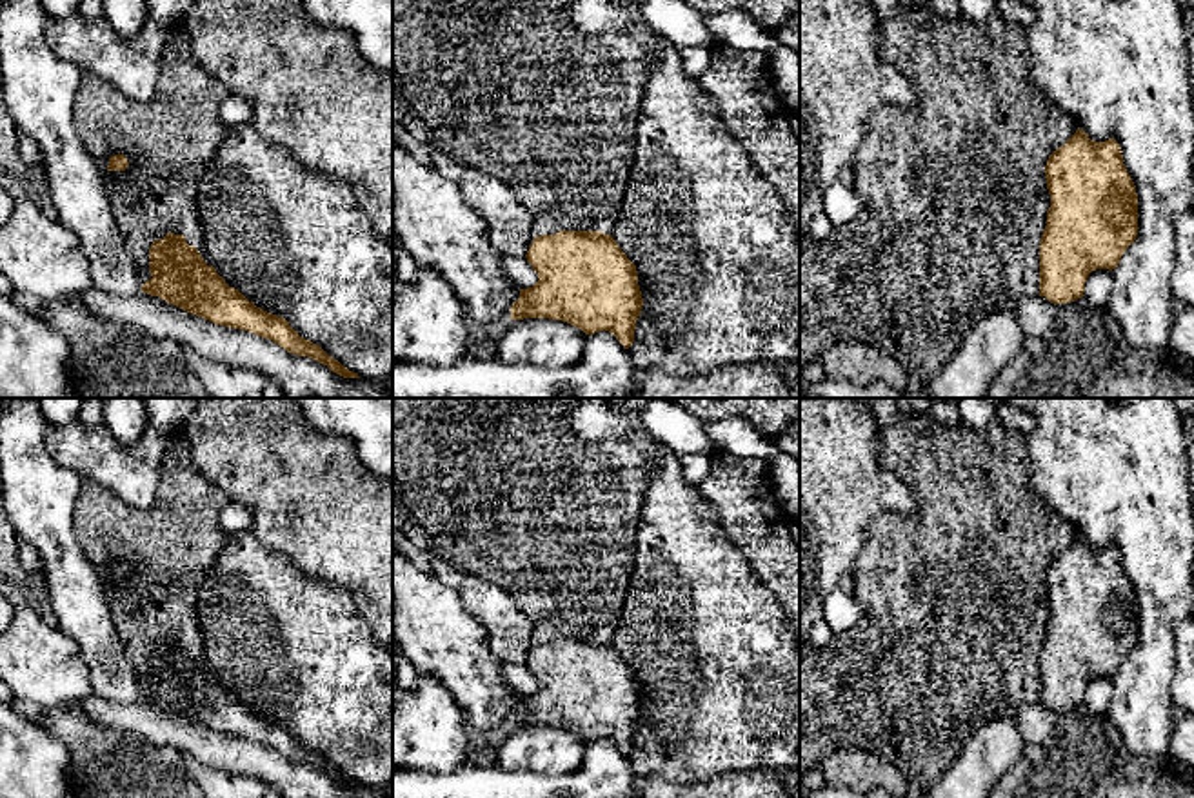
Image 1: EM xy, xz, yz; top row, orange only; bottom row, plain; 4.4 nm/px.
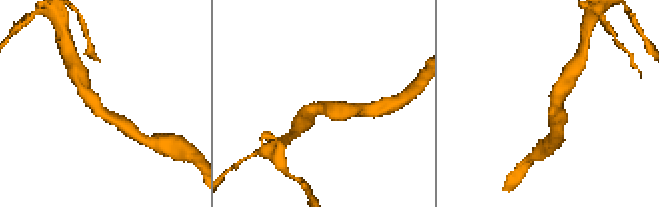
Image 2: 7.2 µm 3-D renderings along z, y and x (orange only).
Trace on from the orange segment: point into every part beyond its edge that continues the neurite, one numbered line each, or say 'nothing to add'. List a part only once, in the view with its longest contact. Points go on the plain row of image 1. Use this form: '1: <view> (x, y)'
nothing to add

